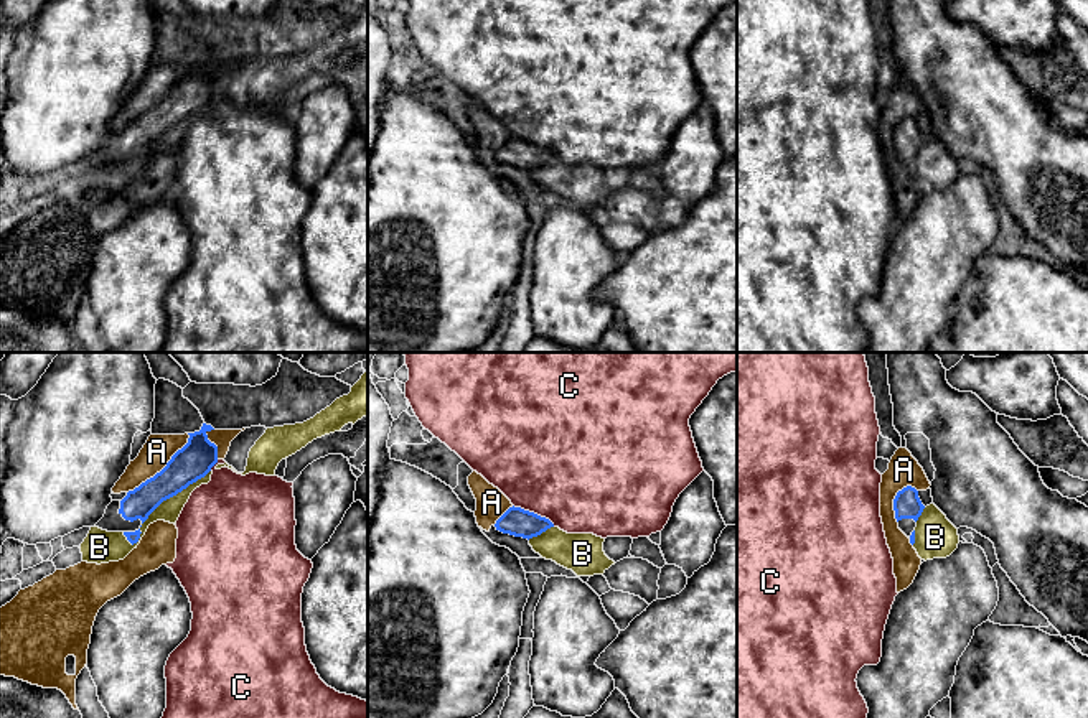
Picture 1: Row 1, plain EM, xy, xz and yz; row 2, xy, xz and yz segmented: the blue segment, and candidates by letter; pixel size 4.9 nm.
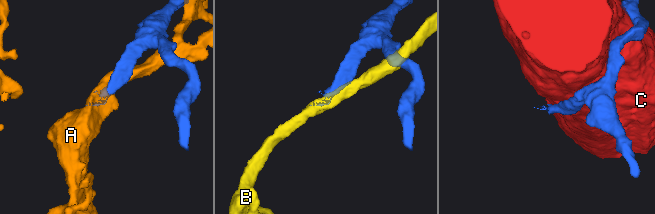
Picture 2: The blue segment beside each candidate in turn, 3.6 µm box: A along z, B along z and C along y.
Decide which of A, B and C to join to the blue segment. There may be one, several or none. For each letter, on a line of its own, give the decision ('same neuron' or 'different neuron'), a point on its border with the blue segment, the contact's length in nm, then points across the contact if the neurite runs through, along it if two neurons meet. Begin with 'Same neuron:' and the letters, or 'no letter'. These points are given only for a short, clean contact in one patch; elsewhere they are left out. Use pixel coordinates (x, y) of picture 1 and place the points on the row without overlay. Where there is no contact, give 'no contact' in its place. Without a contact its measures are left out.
Same neuron: no letter
A: different neuron; meets blue in xy at (162, 101); contact 420 nm long
B: different neuron; meets blue in xy at (160, 134); contact 550 nm long
C: different neuron; meets blue in xz at (533, 144); contact 240 nm long

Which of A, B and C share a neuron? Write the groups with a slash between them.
A / B / C

